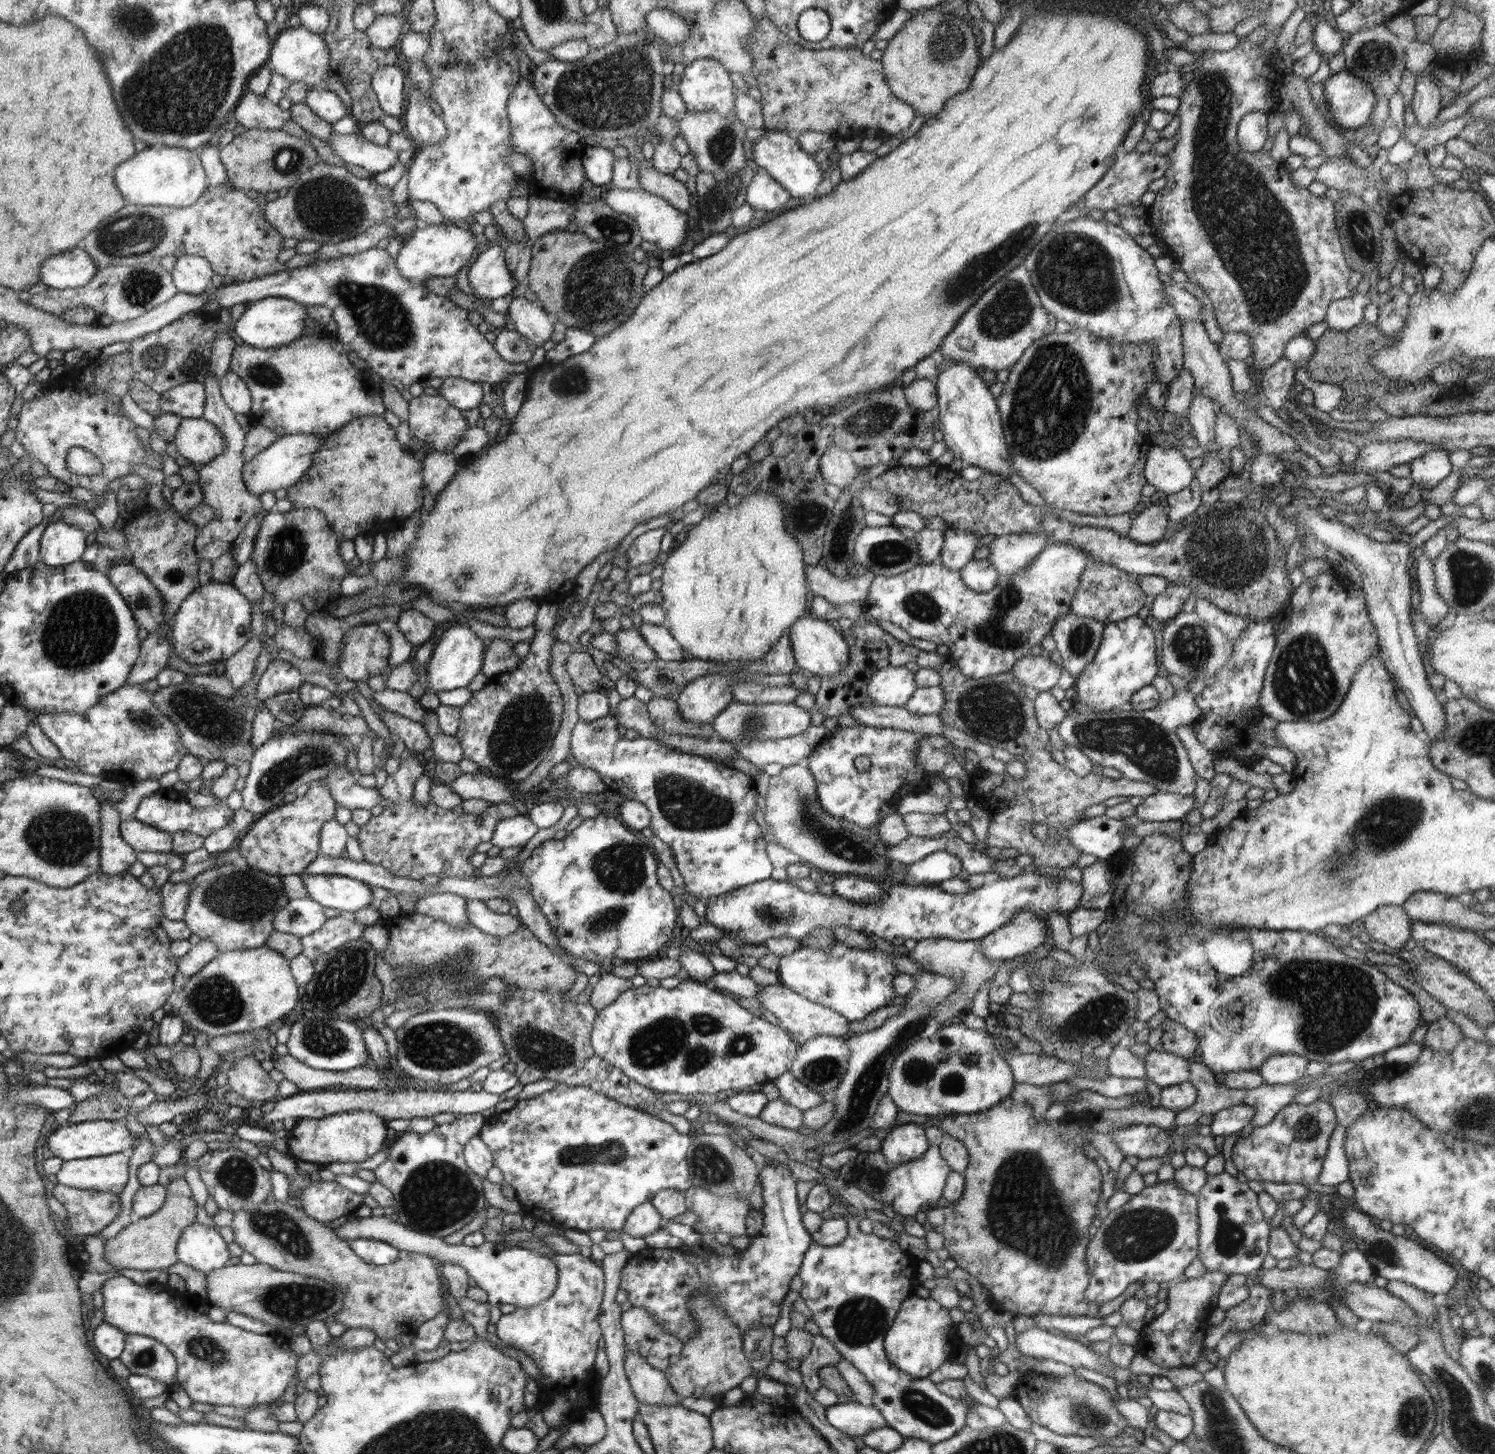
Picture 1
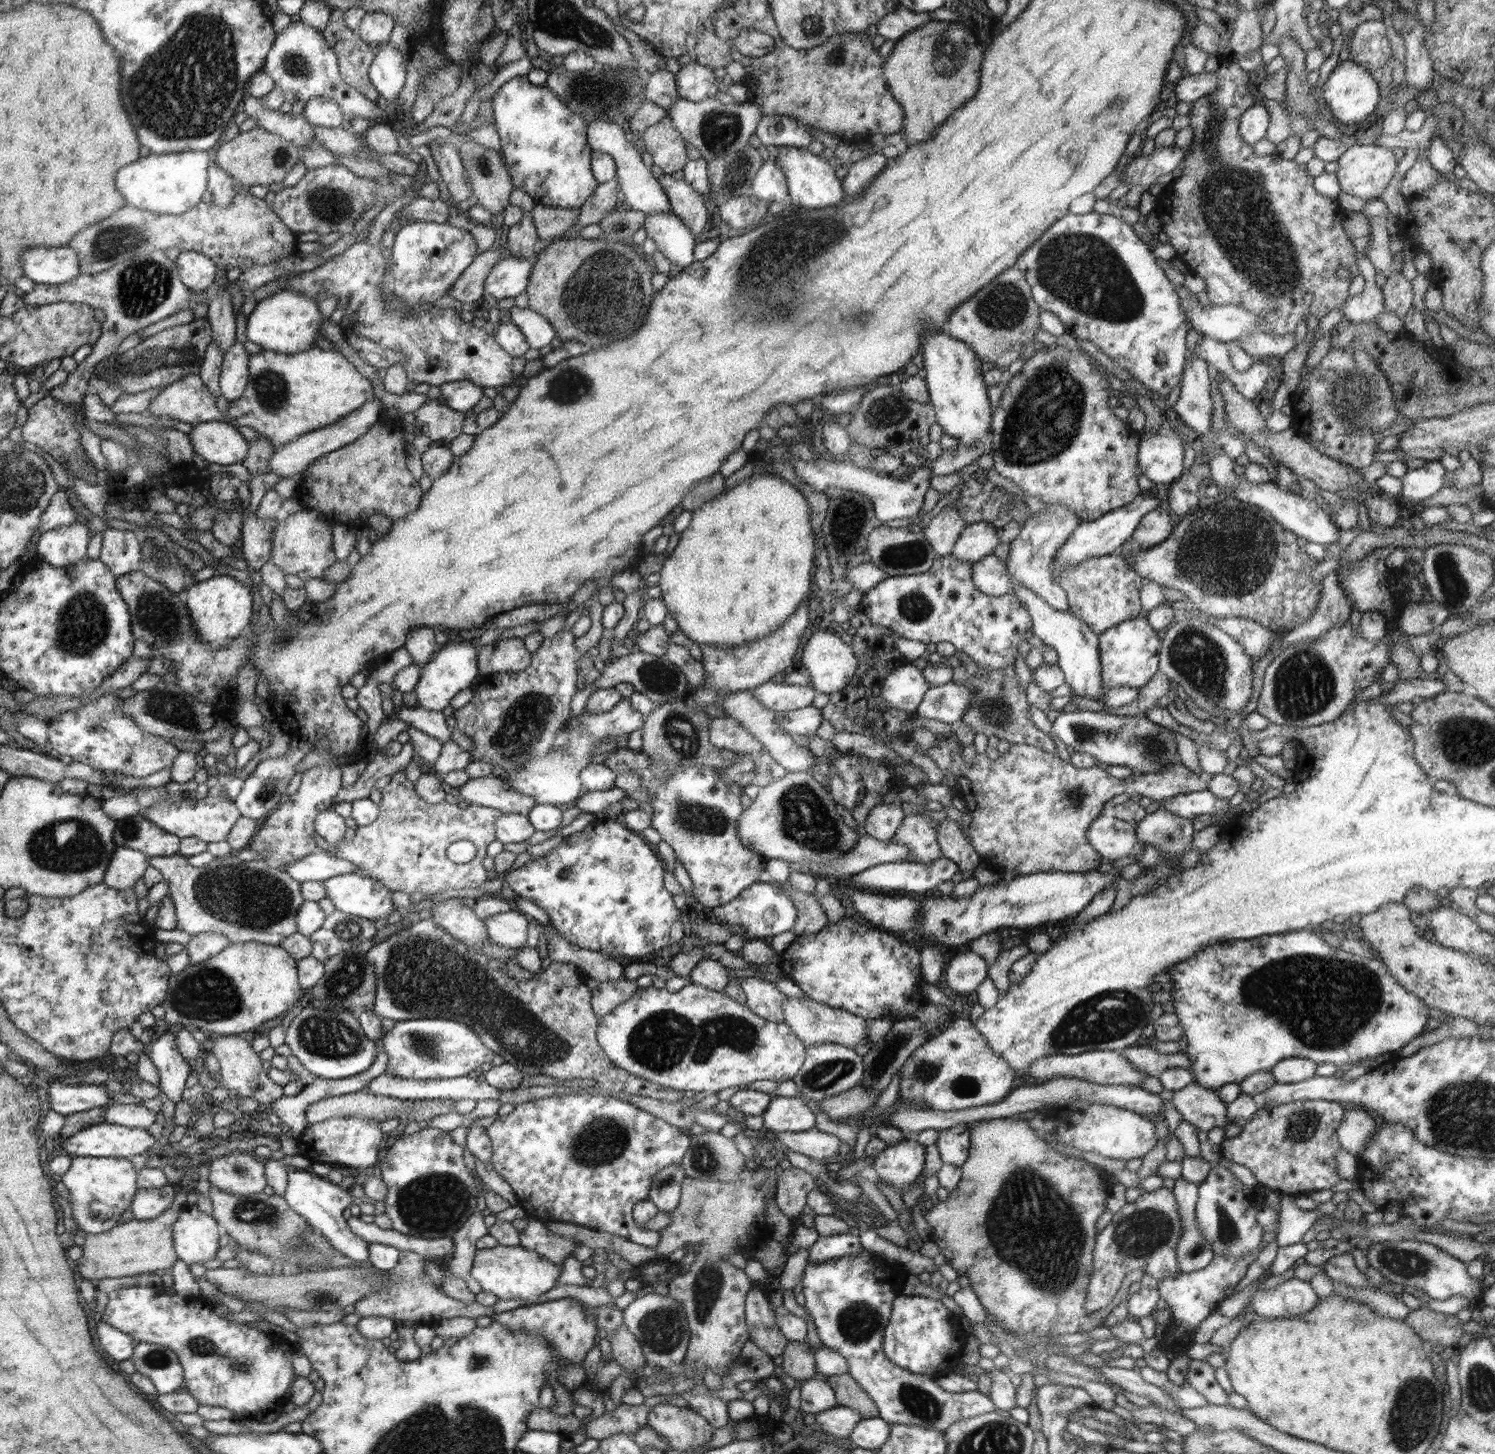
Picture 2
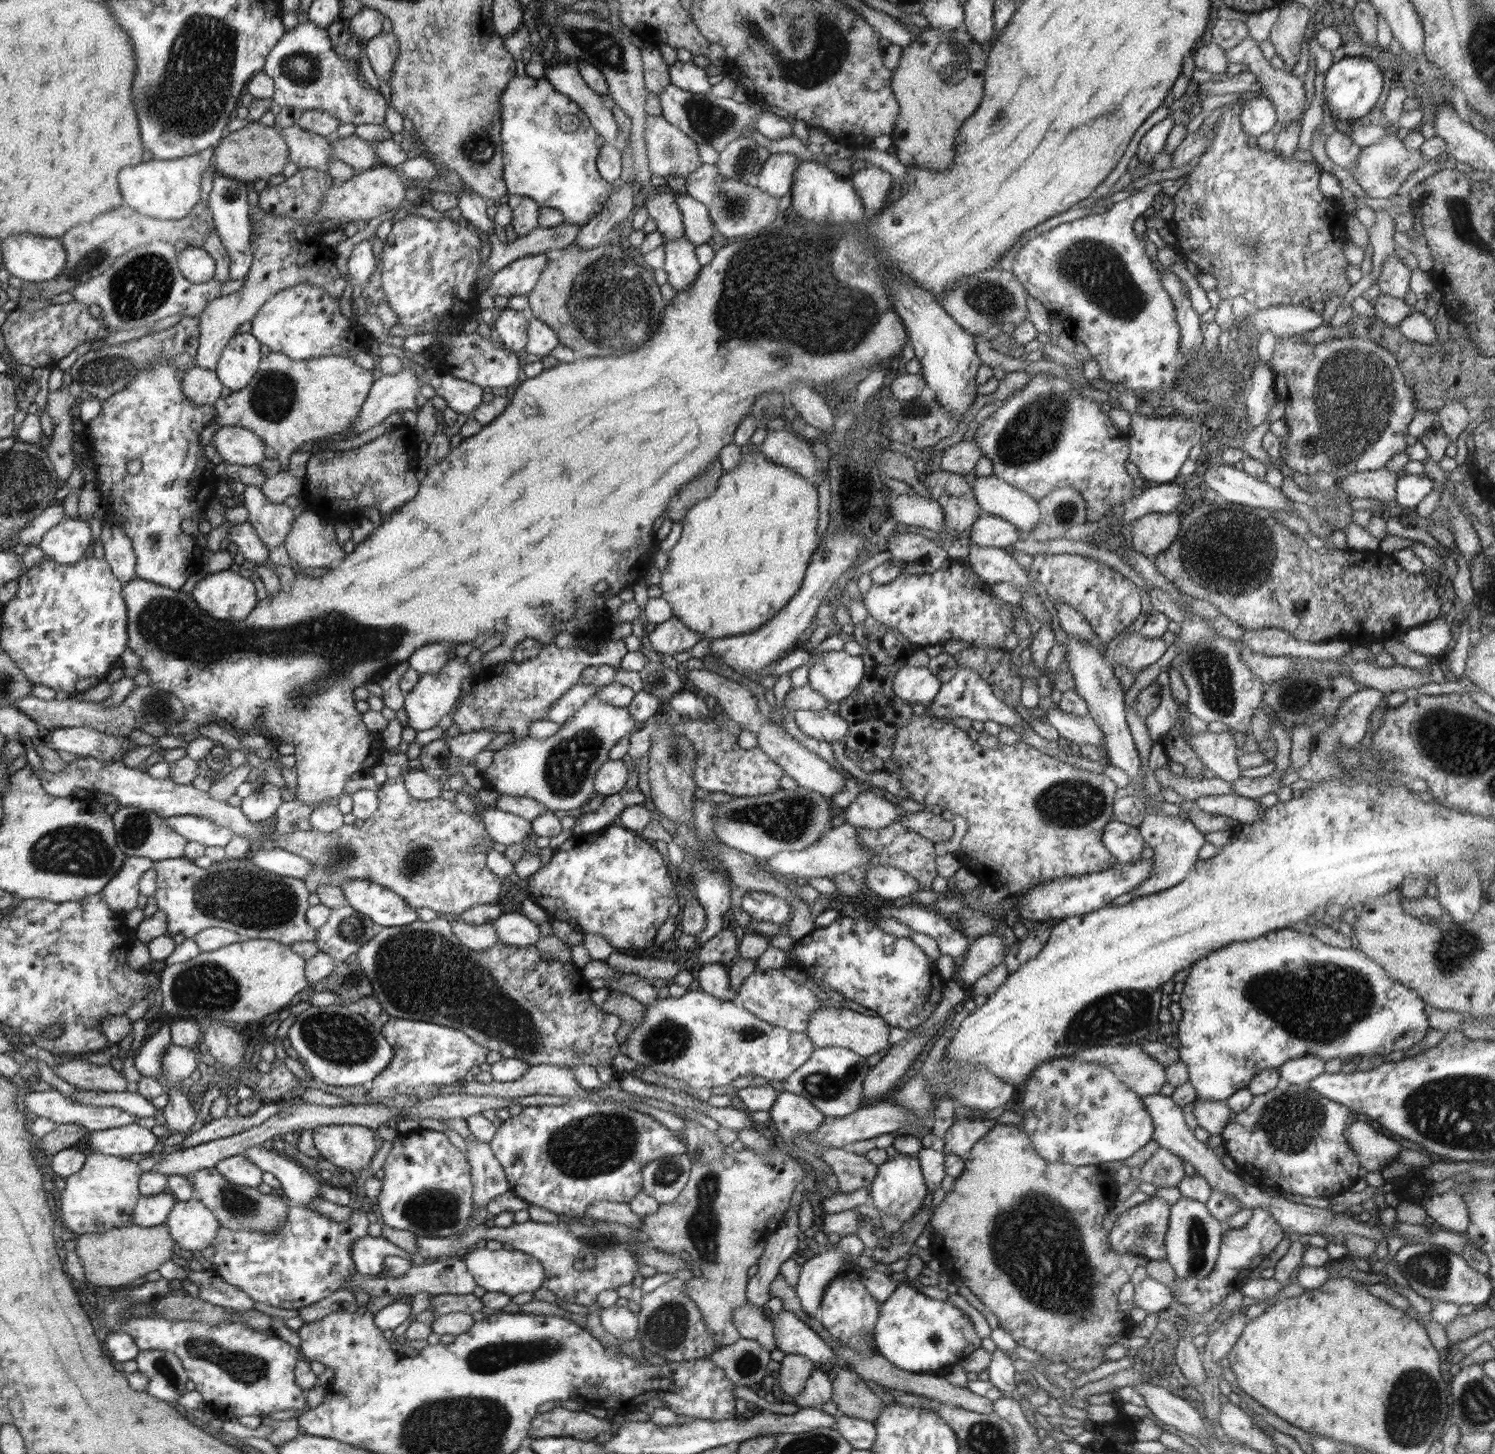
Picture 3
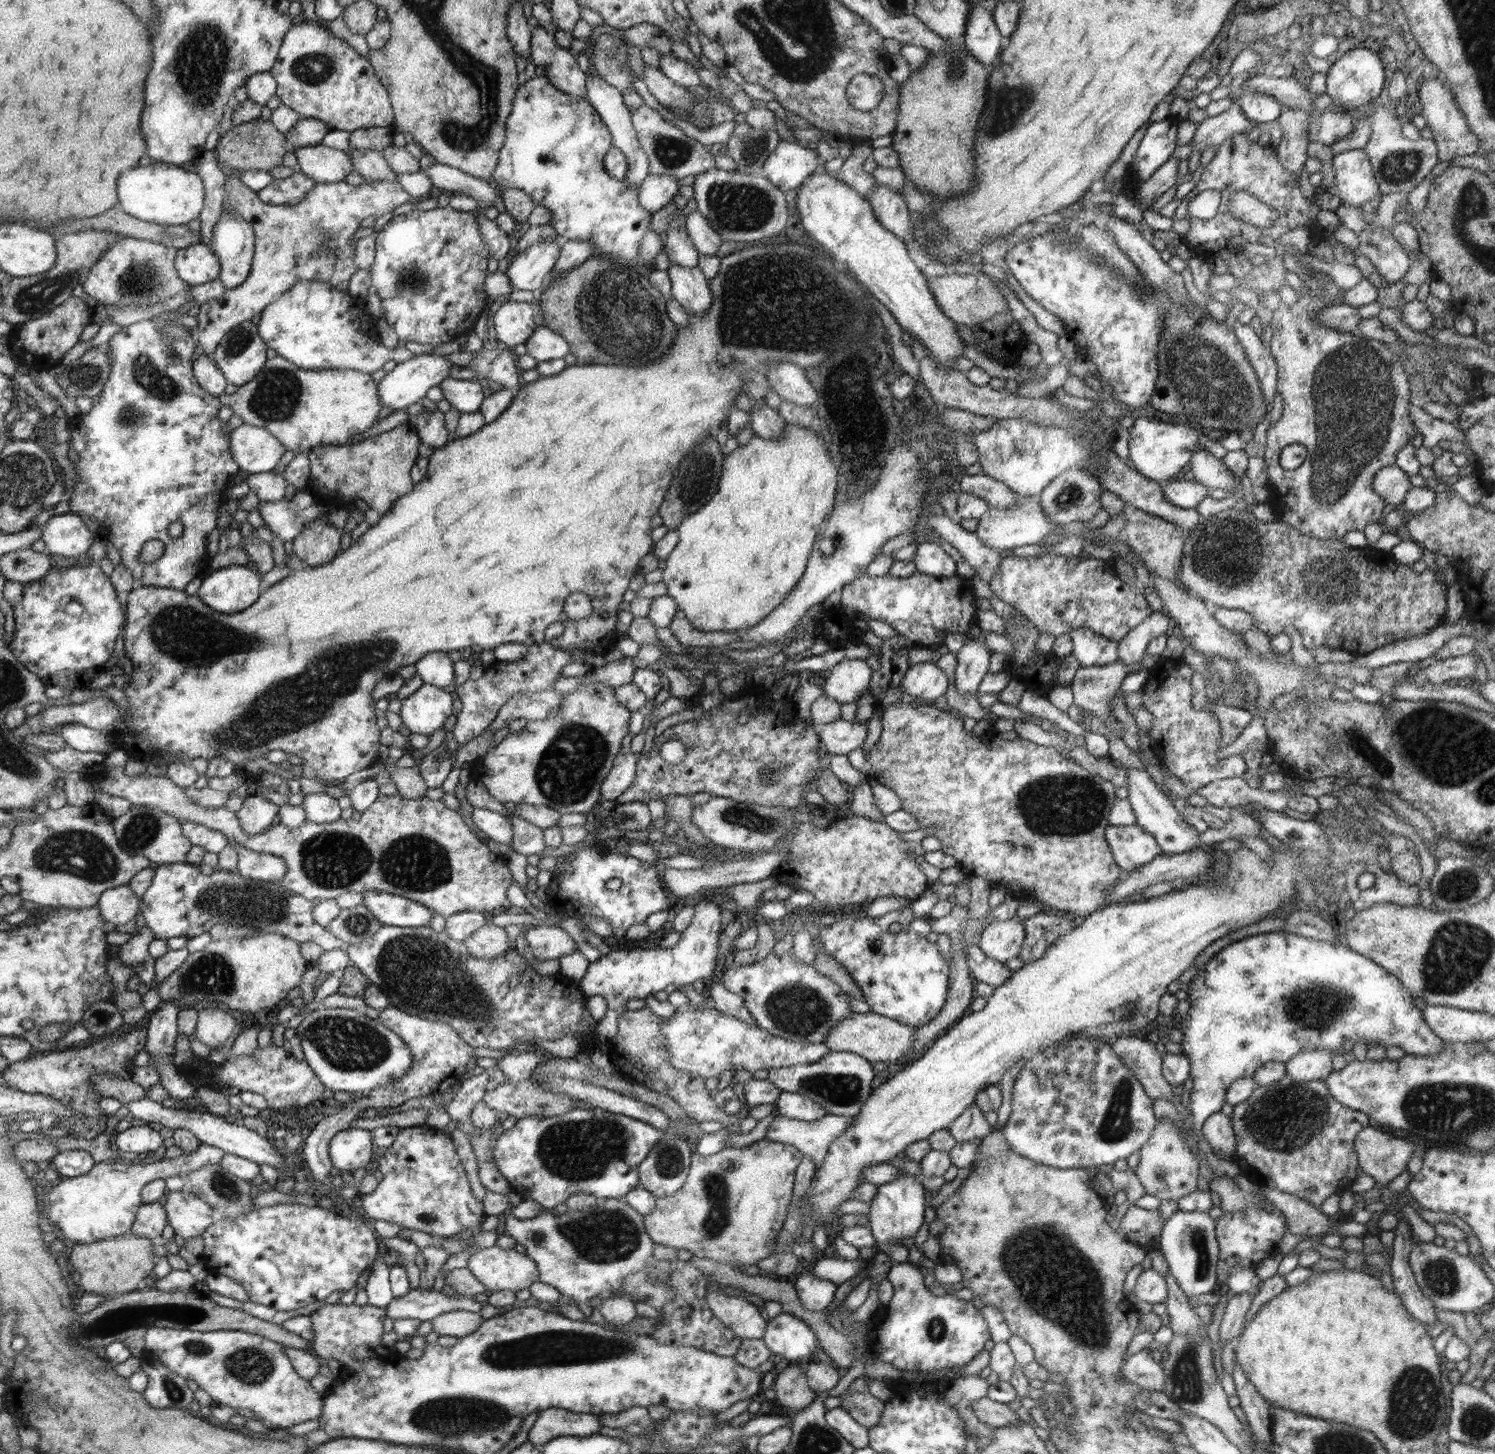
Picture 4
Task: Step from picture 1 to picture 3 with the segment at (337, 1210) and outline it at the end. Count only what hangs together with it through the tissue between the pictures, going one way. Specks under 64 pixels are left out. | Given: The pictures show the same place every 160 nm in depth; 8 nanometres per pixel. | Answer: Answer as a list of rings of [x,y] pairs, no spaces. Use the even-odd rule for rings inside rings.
[[[263,1144],[248,1149],[243,1155],[250,1158],[256,1166],[260,1166],[264,1172],[274,1174],[289,1206],[309,1209],[312,1199],[321,1198],[320,1182],[296,1160],[274,1149],[268,1151],[263,1148]],[[360,1237],[351,1250],[358,1272],[371,1277],[384,1275],[383,1262],[387,1256],[401,1256],[412,1263],[412,1254],[383,1237]]]

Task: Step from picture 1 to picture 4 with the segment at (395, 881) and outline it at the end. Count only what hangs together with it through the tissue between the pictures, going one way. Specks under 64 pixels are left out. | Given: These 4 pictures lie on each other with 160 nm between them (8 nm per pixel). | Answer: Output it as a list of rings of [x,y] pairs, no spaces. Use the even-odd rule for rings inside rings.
[[[229,840],[229,844],[238,851],[239,861],[236,871],[242,876],[272,882],[281,881],[285,877],[287,864],[283,858],[248,850],[235,840]]]

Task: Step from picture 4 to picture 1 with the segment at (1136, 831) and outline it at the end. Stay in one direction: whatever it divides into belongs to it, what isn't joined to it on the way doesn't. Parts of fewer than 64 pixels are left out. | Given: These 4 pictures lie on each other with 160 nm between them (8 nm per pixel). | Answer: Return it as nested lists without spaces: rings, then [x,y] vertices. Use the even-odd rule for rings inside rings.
[[[1105,815],[1096,816],[1074,823],[1067,830],[1067,838],[1080,852],[1108,860],[1114,855],[1121,857],[1124,847],[1120,830],[1124,829],[1128,832],[1124,820],[1108,818]]]

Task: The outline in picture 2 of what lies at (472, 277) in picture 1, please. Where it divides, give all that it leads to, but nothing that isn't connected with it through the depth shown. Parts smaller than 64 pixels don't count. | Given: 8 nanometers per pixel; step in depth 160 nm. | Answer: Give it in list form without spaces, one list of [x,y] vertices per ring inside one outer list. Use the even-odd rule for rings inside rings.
[[[512,256],[500,260],[485,278],[483,290],[497,300],[516,297],[525,292],[532,274],[533,260],[526,261]]]

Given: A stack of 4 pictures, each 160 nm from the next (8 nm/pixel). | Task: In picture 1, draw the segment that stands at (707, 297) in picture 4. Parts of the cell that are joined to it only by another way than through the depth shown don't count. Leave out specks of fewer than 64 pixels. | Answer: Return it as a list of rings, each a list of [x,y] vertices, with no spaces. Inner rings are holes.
[[[613,189],[608,190],[606,195],[602,196],[602,201],[615,212],[634,218],[638,224],[641,238],[644,241],[656,244],[662,252],[670,250],[672,254],[676,253],[686,237],[689,222],[687,215],[673,208],[672,204],[666,202],[664,198],[651,194],[651,192],[644,191],[643,189]]]

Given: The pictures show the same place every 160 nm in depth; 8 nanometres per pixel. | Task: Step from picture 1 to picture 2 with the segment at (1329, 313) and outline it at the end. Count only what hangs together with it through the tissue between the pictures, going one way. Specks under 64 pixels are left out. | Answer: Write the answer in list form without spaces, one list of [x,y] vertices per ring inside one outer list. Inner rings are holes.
[[[1356,254],[1356,262],[1361,274],[1364,276],[1365,285],[1362,292],[1349,297],[1340,306],[1344,319],[1352,323],[1374,323],[1376,317],[1385,310],[1384,295],[1376,285],[1376,270],[1370,263],[1366,254]]]

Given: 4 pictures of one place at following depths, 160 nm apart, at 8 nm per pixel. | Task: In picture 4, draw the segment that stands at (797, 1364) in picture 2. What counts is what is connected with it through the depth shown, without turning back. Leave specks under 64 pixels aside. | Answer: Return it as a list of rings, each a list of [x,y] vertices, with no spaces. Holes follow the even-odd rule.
[[[787,1366],[772,1383],[777,1397],[776,1403],[782,1404],[790,1413],[806,1409],[814,1400],[814,1389],[808,1388],[807,1371],[800,1366]]]

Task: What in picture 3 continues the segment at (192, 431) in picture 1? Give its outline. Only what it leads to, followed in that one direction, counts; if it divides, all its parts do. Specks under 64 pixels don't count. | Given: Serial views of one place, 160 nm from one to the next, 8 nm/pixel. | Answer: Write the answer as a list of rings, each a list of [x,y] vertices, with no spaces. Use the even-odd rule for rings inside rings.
[[[240,426],[218,428],[211,440],[224,462],[241,466],[260,466],[265,459],[264,444],[255,431]]]

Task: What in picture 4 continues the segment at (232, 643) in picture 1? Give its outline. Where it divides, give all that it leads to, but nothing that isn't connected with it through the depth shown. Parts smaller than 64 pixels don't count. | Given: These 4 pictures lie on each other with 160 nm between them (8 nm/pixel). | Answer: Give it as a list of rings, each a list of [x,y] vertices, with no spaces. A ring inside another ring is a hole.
[[[230,565],[202,579],[197,597],[224,614],[246,610],[259,600],[264,589],[262,573],[253,566]]]

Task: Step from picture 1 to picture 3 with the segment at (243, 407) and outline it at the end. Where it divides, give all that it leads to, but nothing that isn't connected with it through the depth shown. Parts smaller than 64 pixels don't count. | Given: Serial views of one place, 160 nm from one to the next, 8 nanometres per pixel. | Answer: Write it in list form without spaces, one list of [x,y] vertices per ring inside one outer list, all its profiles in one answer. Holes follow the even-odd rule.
[[[236,332],[223,350],[218,368],[213,370],[218,380],[233,392],[246,389],[264,357],[260,353],[261,345],[251,332]]]

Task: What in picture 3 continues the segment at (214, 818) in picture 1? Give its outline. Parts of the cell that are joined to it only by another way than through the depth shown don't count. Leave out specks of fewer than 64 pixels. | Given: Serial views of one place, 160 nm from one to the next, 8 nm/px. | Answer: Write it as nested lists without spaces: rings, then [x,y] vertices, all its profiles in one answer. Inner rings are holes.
[[[174,816],[165,818],[168,827],[183,835],[187,842],[199,842],[204,846],[221,846],[224,848],[233,837],[233,832],[228,827],[212,824],[208,818],[198,816]]]

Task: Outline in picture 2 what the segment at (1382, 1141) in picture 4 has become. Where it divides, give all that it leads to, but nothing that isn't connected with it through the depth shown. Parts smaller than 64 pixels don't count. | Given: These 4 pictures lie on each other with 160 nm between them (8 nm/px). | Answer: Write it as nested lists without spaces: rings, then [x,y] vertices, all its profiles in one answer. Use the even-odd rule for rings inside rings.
[[[1359,1107],[1345,1109],[1344,1116],[1336,1129],[1340,1146],[1359,1159],[1377,1126],[1375,1115],[1366,1109]]]

